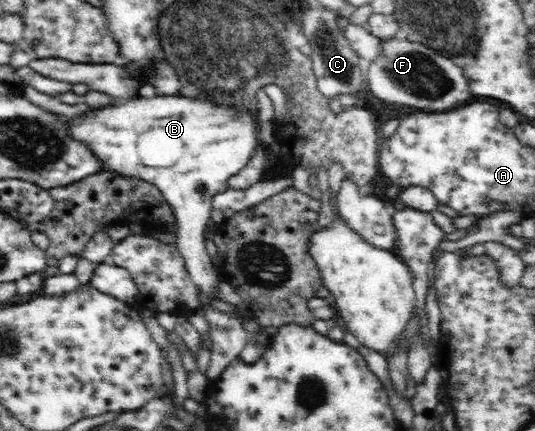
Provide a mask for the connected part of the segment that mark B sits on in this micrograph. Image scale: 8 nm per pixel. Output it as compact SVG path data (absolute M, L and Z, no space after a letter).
M168 95L168 97L152 97L138 98L132 100L122 101L120 104L110 105L110 107L104 107L104 109L92 109L80 117L74 117L72 119L74 125L70 125L70 133L74 133L74 137L78 137L78 141L90 141L90 149L94 149L94 153L98 153L98 157L102 157L101 170L110 171L118 176L124 176L124 178L134 178L136 180L146 181L159 189L161 195L166 198L168 204L173 209L175 219L178 221L176 232L178 234L178 240L175 246L180 250L180 253L185 259L185 266L187 267L190 279L194 282L196 289L209 301L220 299L218 297L218 283L222 280L220 278L219 270L213 265L214 260L210 257L210 254L206 252L204 246L204 234L206 228L210 225L210 203L211 199L217 193L224 193L227 190L227 181L229 177L236 175L240 170L246 168L249 164L249 160L254 156L256 147L256 119L250 117L250 115L240 115L234 111L234 107L230 107L229 103L221 103L220 100L212 99L188 99L188 97L176 97L176 95Z

